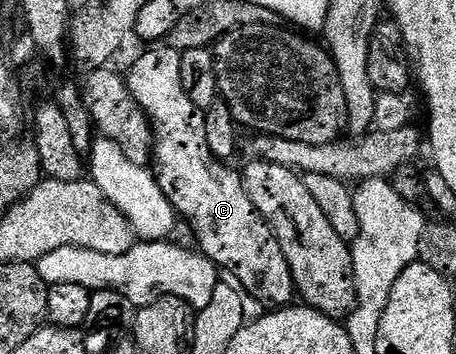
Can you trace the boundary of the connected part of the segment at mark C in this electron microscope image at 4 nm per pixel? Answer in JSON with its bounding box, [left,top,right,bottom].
[125,44,296,308]

